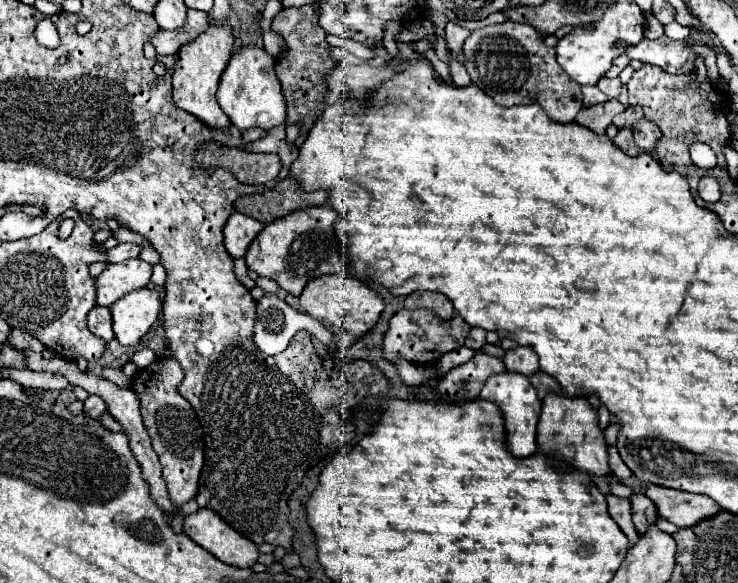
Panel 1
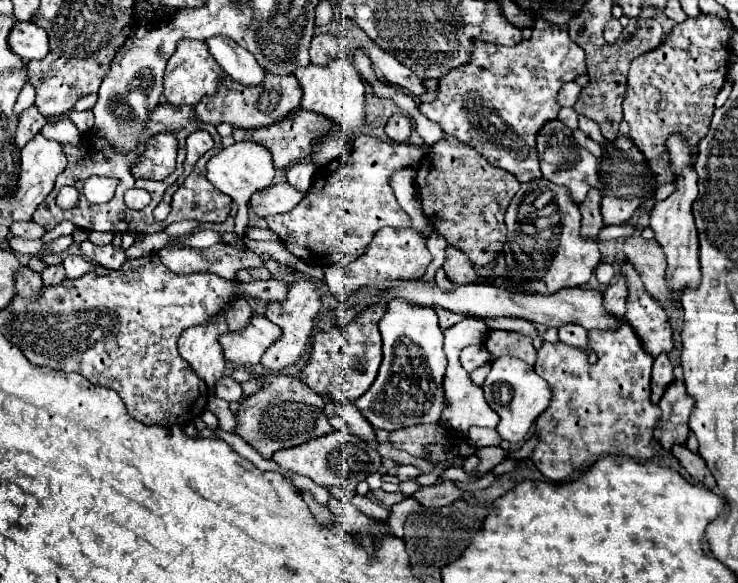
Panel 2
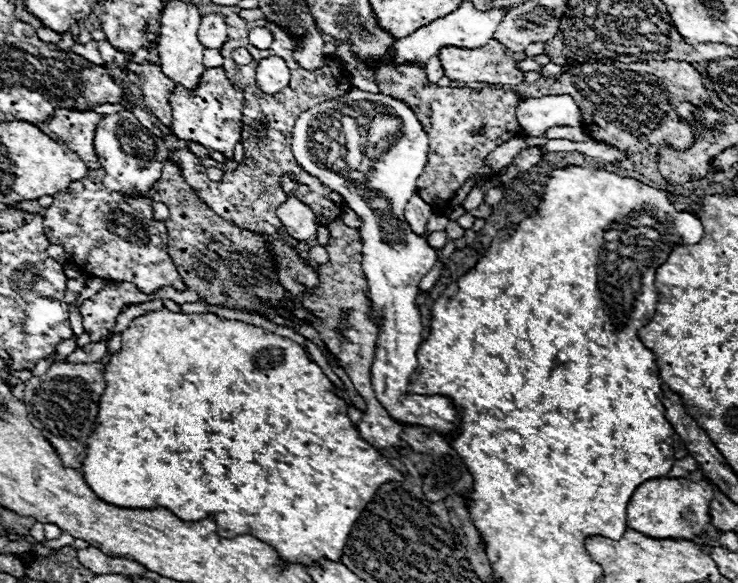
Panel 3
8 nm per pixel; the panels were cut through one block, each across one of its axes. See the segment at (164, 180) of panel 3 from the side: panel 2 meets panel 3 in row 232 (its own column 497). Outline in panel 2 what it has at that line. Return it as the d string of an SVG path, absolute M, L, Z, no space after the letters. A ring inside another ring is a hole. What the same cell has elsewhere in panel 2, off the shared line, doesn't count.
M440 140L432 146L432 152L422 158L416 184L418 184L418 194L420 194L420 202L422 202L422 210L426 218L432 222L434 230L450 246L462 250L470 258L470 262L476 266L488 266L490 262L496 260L496 256L502 252L502 246L506 242L504 214L510 200L516 196L520 188L520 182L514 180L510 172L492 166L484 156L480 156L470 146L454 146L448 140Z

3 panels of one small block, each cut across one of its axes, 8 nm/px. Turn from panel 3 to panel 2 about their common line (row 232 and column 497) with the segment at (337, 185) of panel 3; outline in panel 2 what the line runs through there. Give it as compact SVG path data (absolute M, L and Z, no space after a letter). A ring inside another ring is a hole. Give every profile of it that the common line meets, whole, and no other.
M502 356L492 364L492 370L482 384L482 390L490 408L500 416L496 430L506 442L524 440L528 436L532 422L548 408L552 398L552 390L548 388L548 382L540 378L530 364L510 356Z

